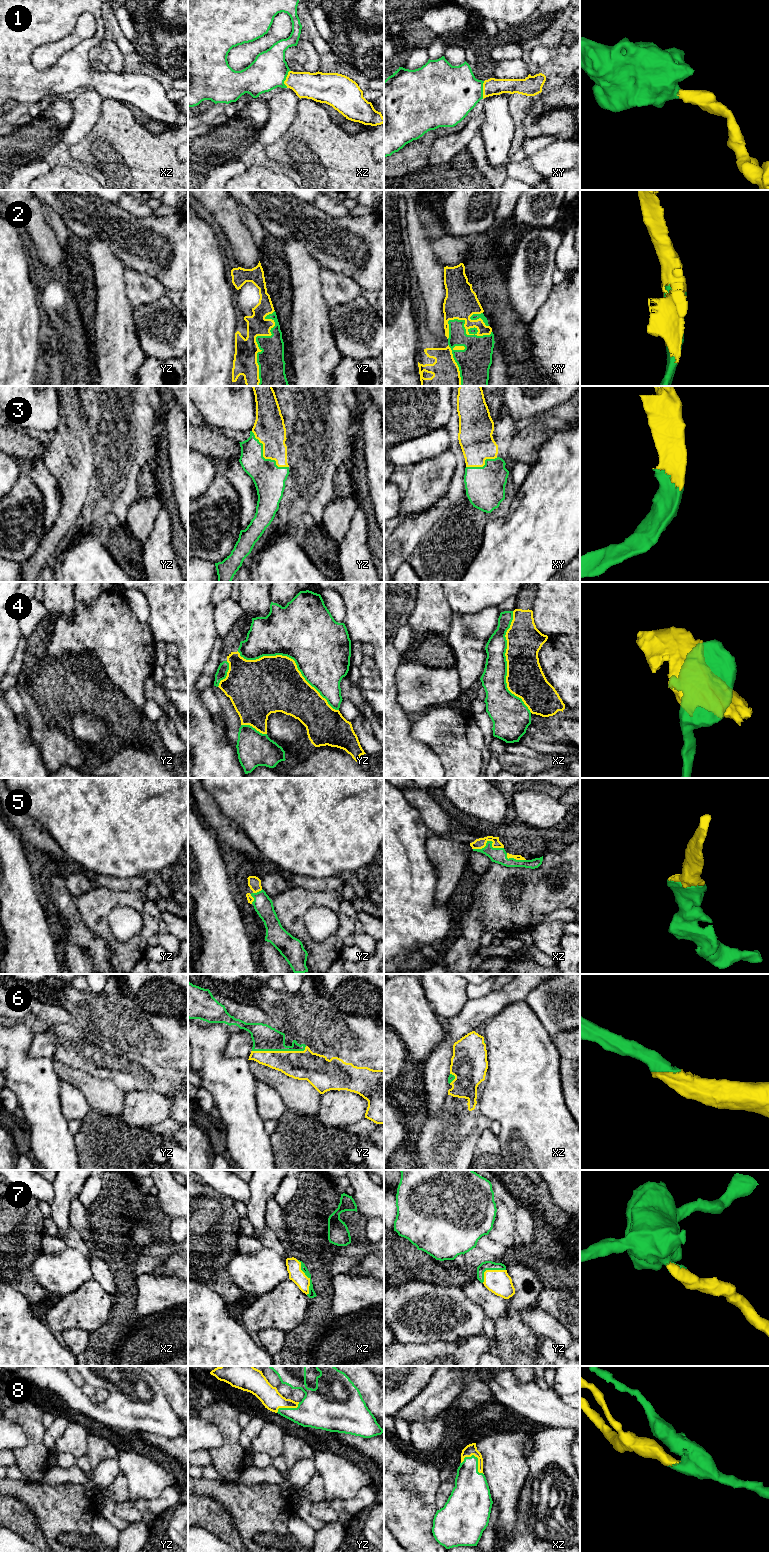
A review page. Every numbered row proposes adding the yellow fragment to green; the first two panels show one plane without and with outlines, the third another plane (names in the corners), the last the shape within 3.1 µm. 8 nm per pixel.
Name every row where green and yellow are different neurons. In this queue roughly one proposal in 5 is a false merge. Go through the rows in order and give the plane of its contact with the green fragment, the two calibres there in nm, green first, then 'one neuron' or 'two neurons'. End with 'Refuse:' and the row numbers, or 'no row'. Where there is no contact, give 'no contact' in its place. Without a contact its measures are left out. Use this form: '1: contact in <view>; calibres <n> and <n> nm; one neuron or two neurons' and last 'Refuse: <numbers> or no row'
1: contact in xz; calibres 300 and 220 nm; one neuron
2: contact in yz; calibres 220 and 190 nm; one neuron
3: contact in yz; calibres 260 and 260 nm; one neuron
4: contact in yz; calibres 500 and 440 nm; two neurons
5: contact in xz; calibres 130 and 90 nm; one neuron
6: contact in yz; calibres 200 and 240 nm; one neuron
7: contact in xz; calibres 60 and 110 nm; one neuron
8: contact in xz; calibres 280 and 90 nm; one neuron
Refuse: 4

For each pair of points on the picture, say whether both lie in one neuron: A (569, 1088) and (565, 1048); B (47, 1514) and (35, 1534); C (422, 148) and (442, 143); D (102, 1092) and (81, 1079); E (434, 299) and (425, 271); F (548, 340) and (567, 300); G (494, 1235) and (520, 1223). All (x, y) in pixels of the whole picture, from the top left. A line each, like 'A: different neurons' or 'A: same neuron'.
A: same neuron
B: different neurons
C: different neurons
D: same neuron
E: same neuron
F: same neuron
G: different neurons

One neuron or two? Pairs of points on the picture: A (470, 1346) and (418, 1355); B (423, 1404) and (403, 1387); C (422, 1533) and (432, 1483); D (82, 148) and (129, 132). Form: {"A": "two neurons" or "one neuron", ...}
{"A": "one neuron", "B": "two neurons", "C": "one neuron", "D": "one neuron"}

